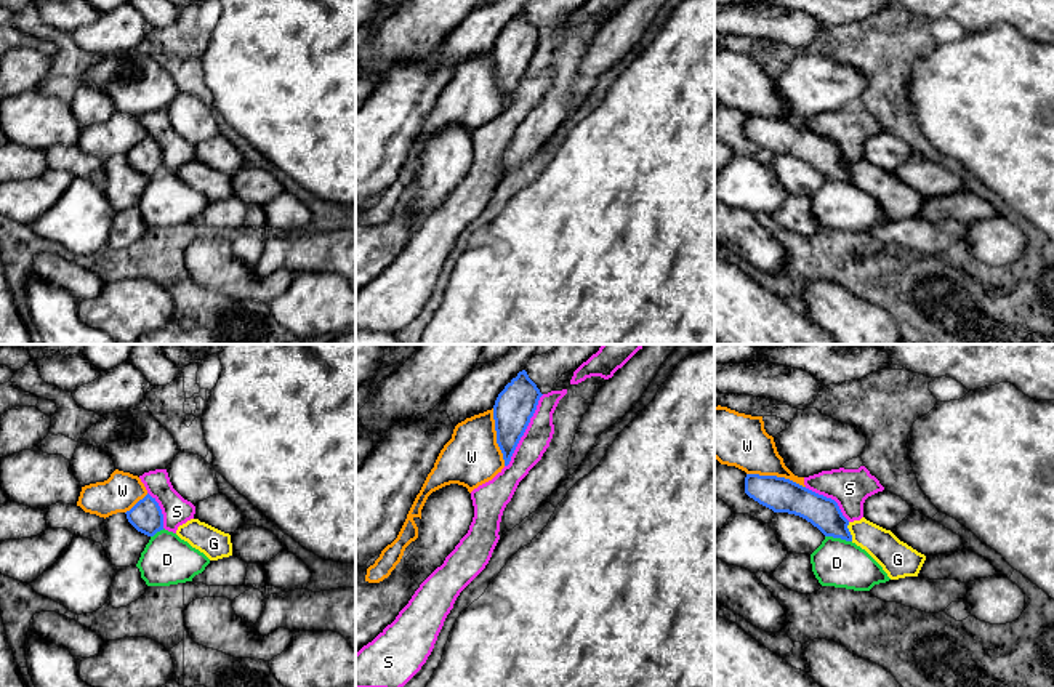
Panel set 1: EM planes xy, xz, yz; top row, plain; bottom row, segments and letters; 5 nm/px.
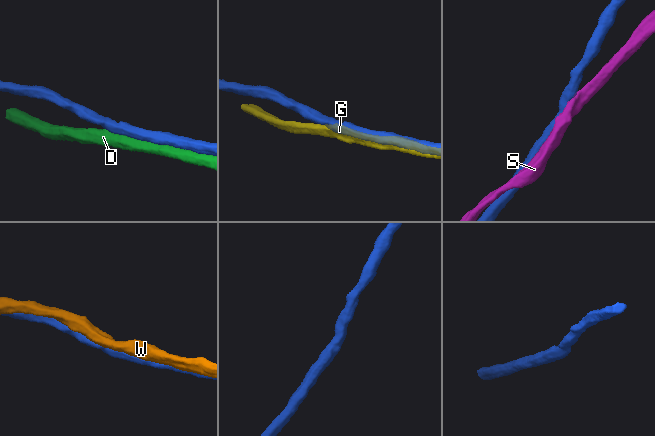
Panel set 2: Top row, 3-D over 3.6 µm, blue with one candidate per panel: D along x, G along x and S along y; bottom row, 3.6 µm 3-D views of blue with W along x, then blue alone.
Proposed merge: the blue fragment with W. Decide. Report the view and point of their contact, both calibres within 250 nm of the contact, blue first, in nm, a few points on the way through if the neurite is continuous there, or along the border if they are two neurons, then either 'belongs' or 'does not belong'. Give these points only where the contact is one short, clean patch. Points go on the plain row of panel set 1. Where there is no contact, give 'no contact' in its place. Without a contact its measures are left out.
yz (776, 117) | 180/260 nm | does not belong

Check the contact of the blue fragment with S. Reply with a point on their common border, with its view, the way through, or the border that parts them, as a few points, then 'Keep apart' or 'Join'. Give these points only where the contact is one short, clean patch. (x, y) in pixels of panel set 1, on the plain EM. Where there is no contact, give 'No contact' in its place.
Touches blue at xz (524, 72). Keep apart

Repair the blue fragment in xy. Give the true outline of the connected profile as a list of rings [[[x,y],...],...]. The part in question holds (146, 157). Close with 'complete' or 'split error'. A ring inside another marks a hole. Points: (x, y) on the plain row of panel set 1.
[[[149,135],[139,141],[130,152],[125,154],[128,163],[141,175],[154,178],[157,173],[163,171],[163,155]]]; complete

